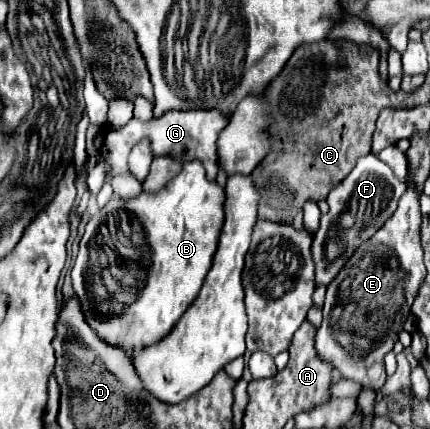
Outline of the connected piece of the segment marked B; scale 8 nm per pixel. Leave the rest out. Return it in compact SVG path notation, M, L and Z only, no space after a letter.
M185 161L183 171L173 177L159 193L141 193L133 199L111 199L95 213L79 243L79 255L71 271L73 289L81 301L85 321L111 347L121 347L129 357L135 349L145 349L161 341L197 297L211 267L223 225L225 191L207 181L199 161Z

